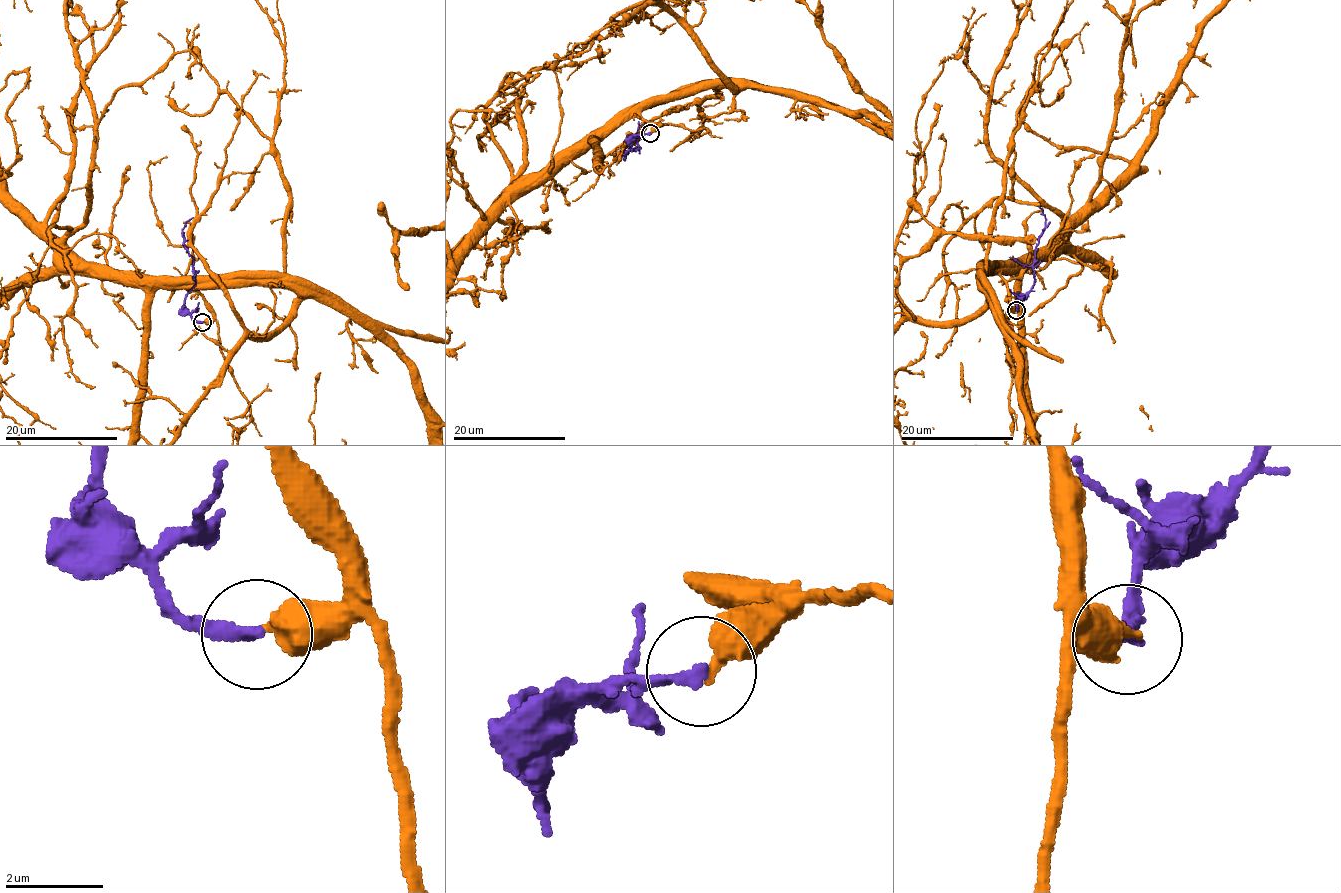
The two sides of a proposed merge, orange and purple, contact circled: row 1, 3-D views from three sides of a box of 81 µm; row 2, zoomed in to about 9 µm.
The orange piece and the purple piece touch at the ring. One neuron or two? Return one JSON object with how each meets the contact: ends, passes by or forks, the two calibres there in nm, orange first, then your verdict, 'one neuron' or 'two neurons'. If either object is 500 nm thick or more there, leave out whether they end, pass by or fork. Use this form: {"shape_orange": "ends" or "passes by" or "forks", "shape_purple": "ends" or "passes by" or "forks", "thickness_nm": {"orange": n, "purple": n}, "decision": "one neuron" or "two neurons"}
{"shape_orange": "ends", "shape_purple": "ends", "thickness_nm": {"orange": 480, "purple": 240}, "decision": "two neurons"}

